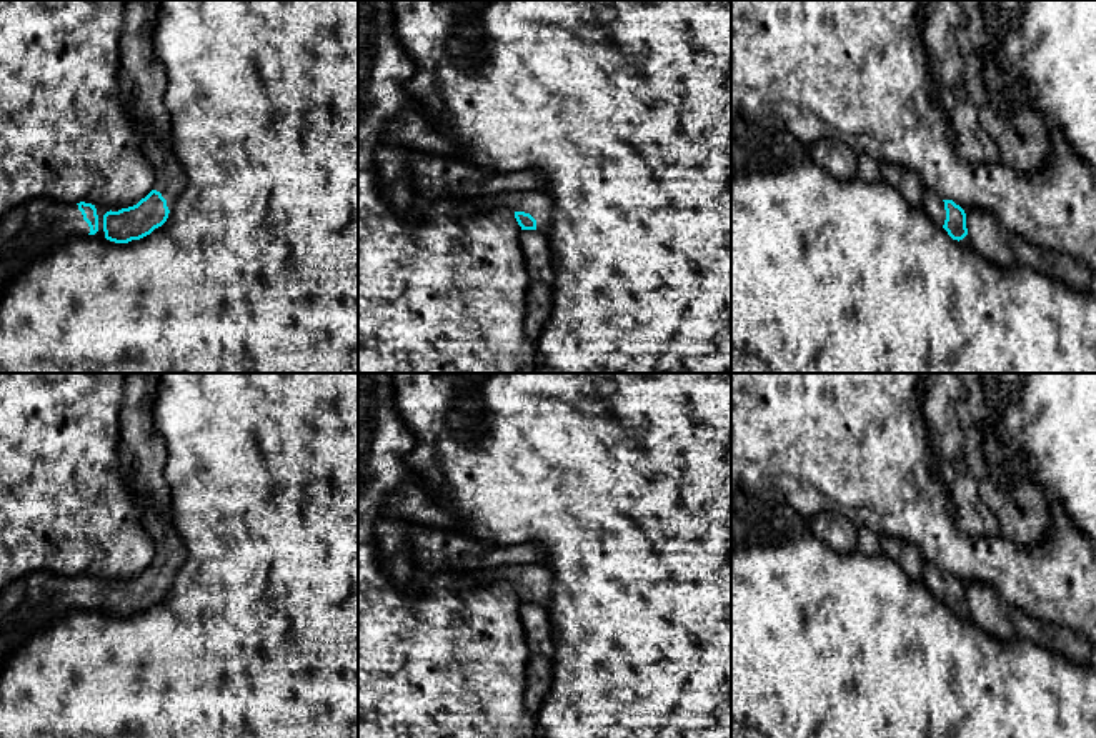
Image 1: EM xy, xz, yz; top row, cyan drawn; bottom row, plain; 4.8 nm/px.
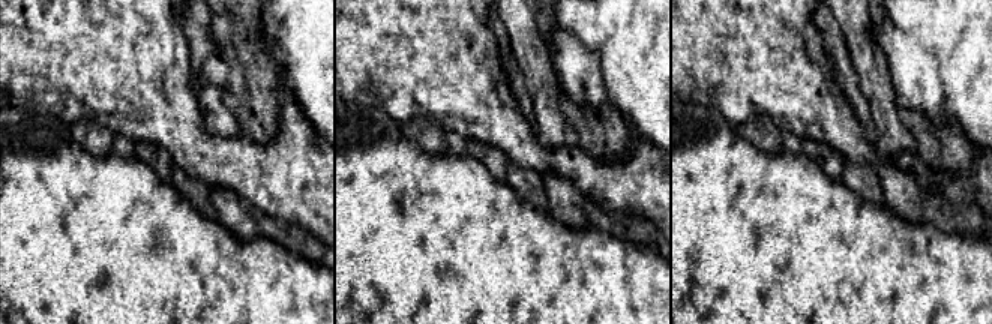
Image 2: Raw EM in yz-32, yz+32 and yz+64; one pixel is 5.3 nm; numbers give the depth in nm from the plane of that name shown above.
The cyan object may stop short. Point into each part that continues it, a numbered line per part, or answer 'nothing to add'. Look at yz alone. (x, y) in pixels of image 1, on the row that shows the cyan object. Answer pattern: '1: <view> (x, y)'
1: yz (933, 205)

